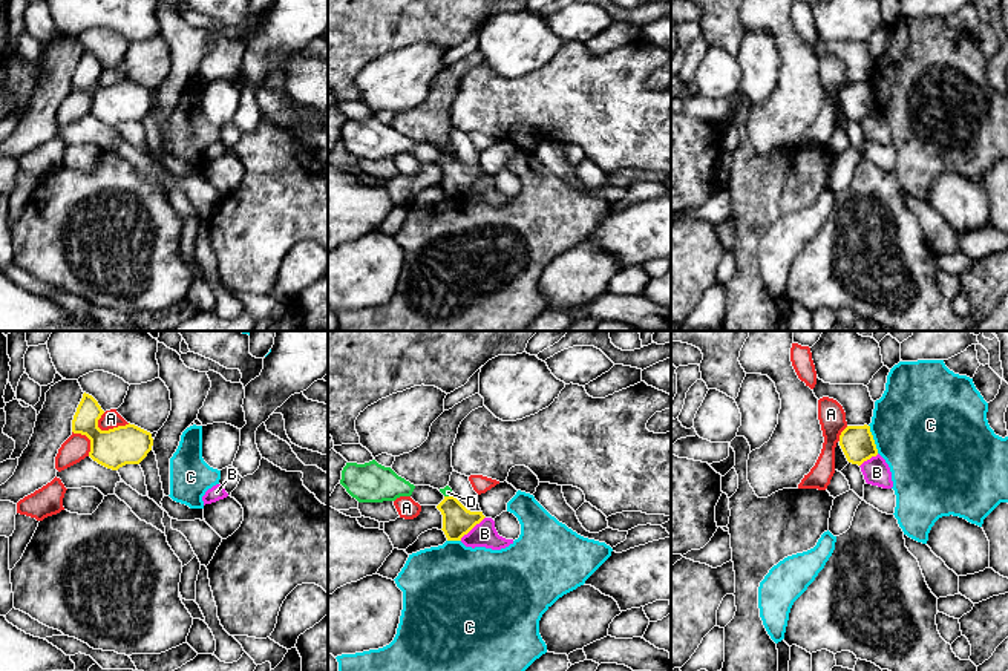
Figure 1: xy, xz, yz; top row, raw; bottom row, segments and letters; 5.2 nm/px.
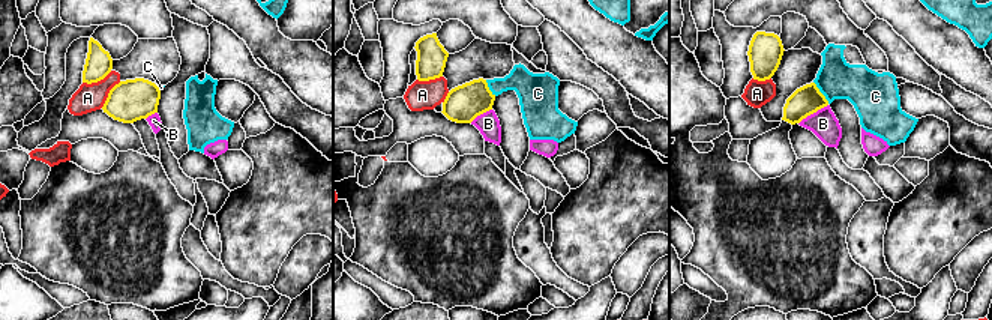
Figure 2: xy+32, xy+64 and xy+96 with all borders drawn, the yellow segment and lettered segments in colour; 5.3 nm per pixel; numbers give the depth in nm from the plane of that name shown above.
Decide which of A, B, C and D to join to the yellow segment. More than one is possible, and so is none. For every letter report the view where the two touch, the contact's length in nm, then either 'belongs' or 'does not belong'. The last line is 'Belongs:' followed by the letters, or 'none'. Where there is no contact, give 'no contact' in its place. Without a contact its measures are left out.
A: contact in xy; length 180 nm; does not belong
B: contact in xz; length 180 nm; does not belong
C: contact in yz; length 160 nm; does not belong
D: contact in xz; length 50 nm; does not belong
Belongs: none

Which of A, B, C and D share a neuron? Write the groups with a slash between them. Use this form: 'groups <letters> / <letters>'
groups A / B / C / D

